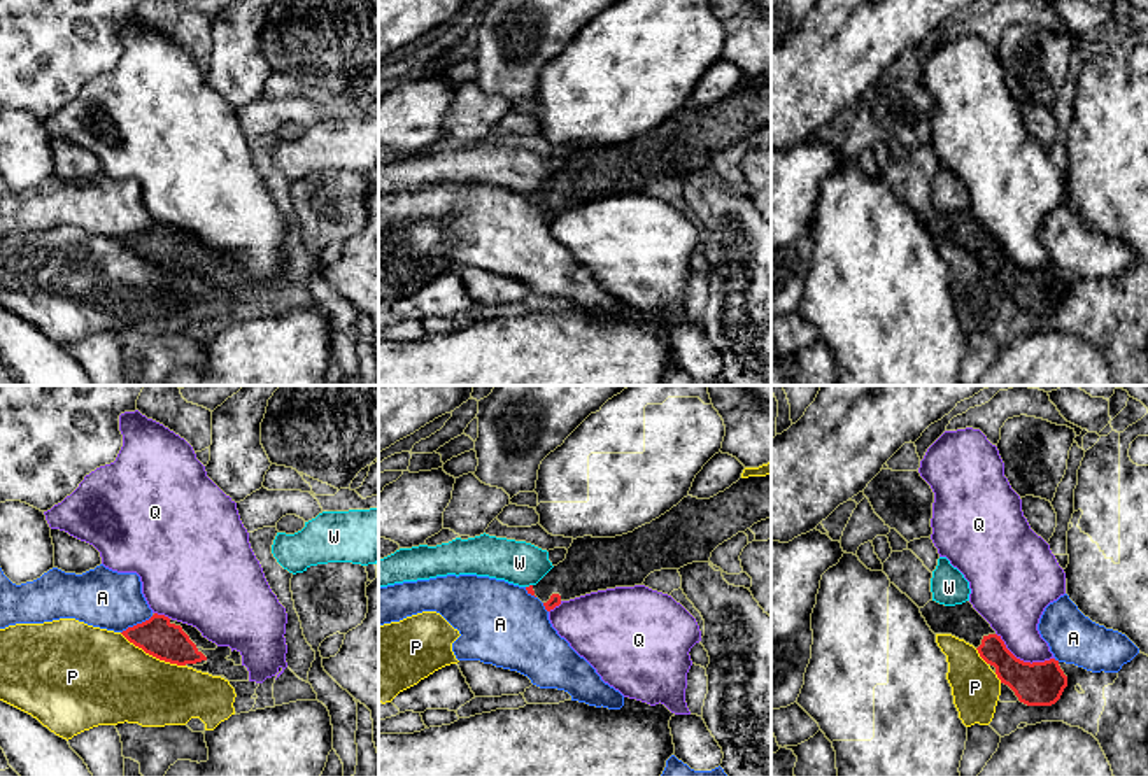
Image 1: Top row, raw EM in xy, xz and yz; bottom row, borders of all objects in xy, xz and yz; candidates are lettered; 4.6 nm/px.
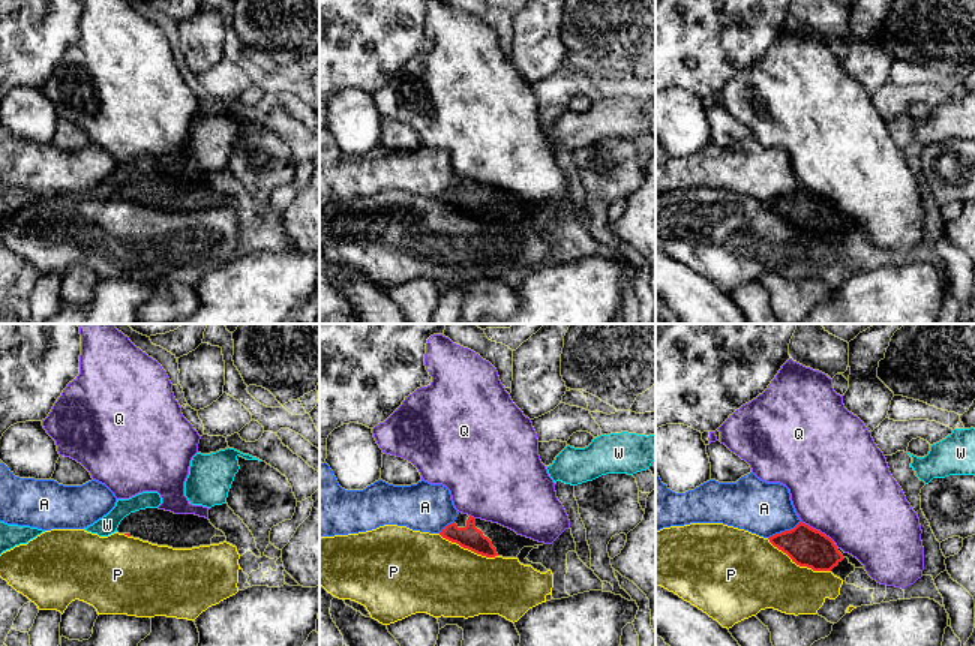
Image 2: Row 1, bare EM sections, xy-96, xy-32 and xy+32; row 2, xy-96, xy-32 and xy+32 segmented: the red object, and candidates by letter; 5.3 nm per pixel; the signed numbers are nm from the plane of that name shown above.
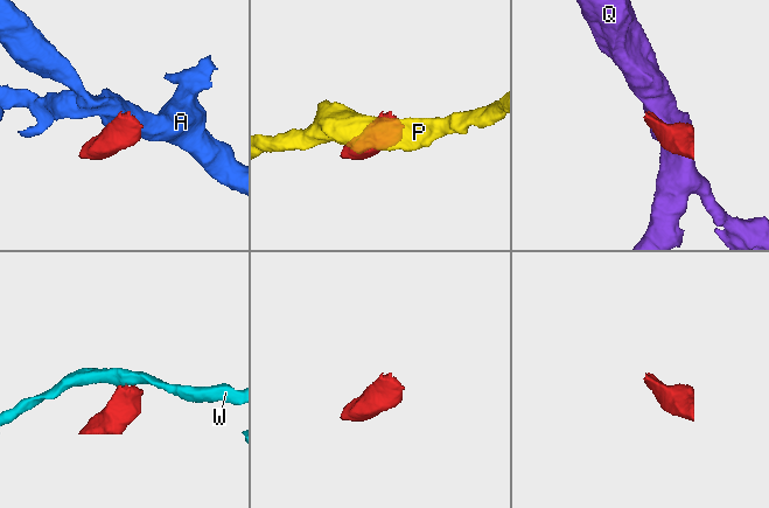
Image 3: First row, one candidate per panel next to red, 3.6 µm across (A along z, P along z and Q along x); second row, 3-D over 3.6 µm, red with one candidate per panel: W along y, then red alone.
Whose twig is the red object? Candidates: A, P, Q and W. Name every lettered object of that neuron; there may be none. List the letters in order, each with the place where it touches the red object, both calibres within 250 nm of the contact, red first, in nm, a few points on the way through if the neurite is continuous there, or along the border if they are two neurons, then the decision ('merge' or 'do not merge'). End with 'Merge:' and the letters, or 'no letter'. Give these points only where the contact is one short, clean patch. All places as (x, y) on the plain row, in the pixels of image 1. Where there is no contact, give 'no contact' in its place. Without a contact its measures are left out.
A: meets red in xy at (137, 232); 180 nm thick on the red side, 280 nm on the other; do not merge
P: meets red in xy at (153, 263); 180 nm thick on the red side, 420 nm on the other; do not merge
Q: meets red in yz at (1022, 268); 200 nm thick on the red side, 260 nm on the other; border along yz (996, 240), (1024, 268), (1043, 270), (1054, 267); do not merge
W: meets red in xz at (530, 193); 30 nm thick on the red side, 200 nm on the other; border along xz (531, 191), (526, 195); do not merge
Merge: no letter

